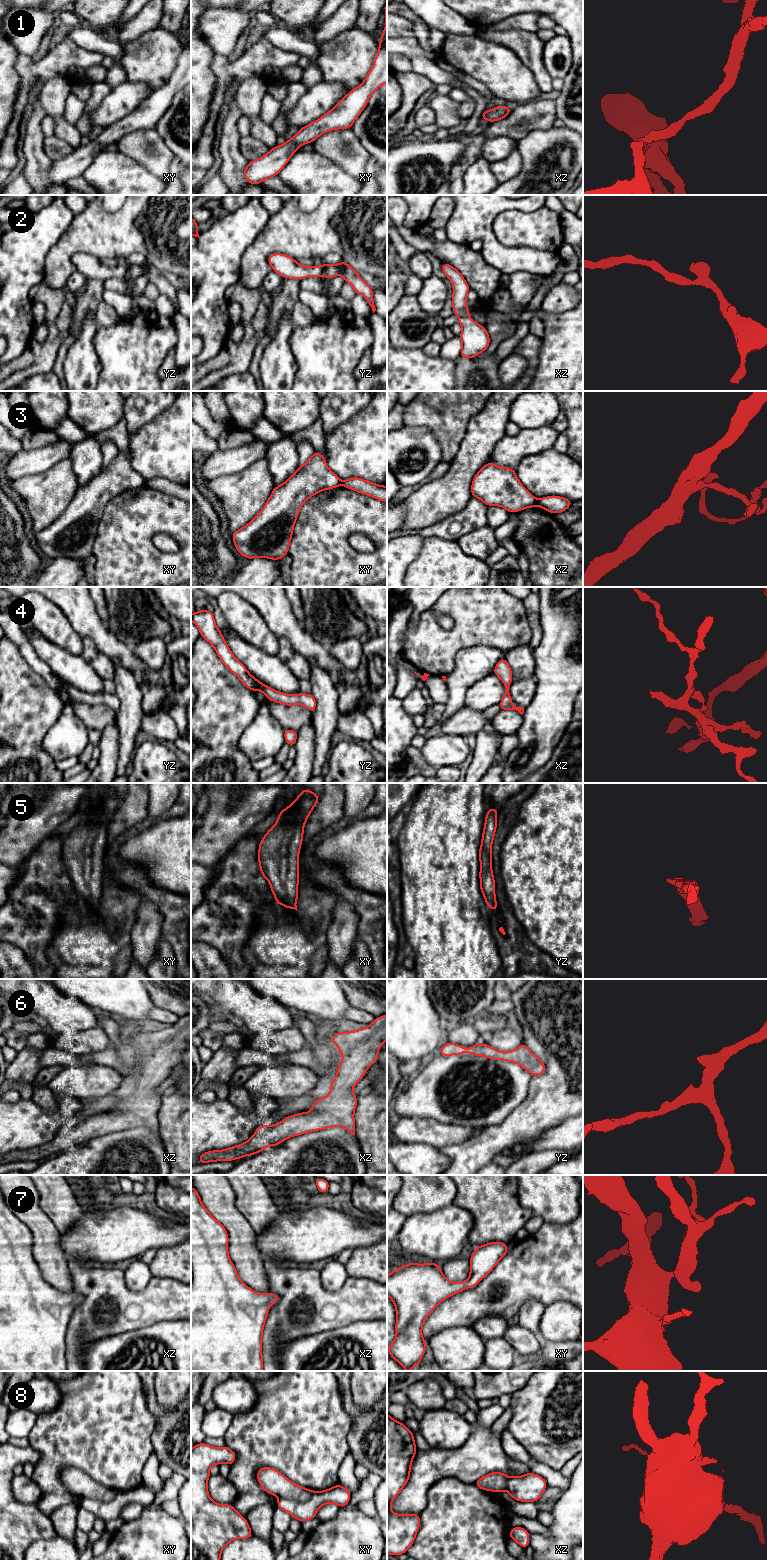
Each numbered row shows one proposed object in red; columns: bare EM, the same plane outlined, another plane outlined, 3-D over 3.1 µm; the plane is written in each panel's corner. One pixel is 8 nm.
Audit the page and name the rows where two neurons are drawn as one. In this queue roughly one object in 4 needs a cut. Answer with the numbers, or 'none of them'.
3, 8

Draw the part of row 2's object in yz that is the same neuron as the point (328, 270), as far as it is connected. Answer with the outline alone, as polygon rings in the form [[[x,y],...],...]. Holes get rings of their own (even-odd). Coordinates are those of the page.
[[[273,253],[268,257],[268,263],[272,270],[281,275],[283,278],[289,279],[304,279],[306,277],[314,276],[320,278],[322,276],[331,279],[337,275],[342,275],[344,281],[351,284],[356,294],[361,294],[367,300],[372,308],[373,313],[376,311],[373,299],[373,289],[358,276],[355,271],[344,260],[337,265],[325,263],[320,266],[307,267],[298,264],[294,258],[281,254]]]

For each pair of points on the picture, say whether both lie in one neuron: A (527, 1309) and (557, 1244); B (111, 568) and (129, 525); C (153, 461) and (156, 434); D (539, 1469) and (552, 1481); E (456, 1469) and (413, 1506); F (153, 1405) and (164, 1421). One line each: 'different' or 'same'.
A: different
B: same
C: same
D: same
E: same
F: same

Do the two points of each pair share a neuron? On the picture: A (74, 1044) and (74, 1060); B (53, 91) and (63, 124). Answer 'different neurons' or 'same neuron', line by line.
A: different neurons
B: same neuron

